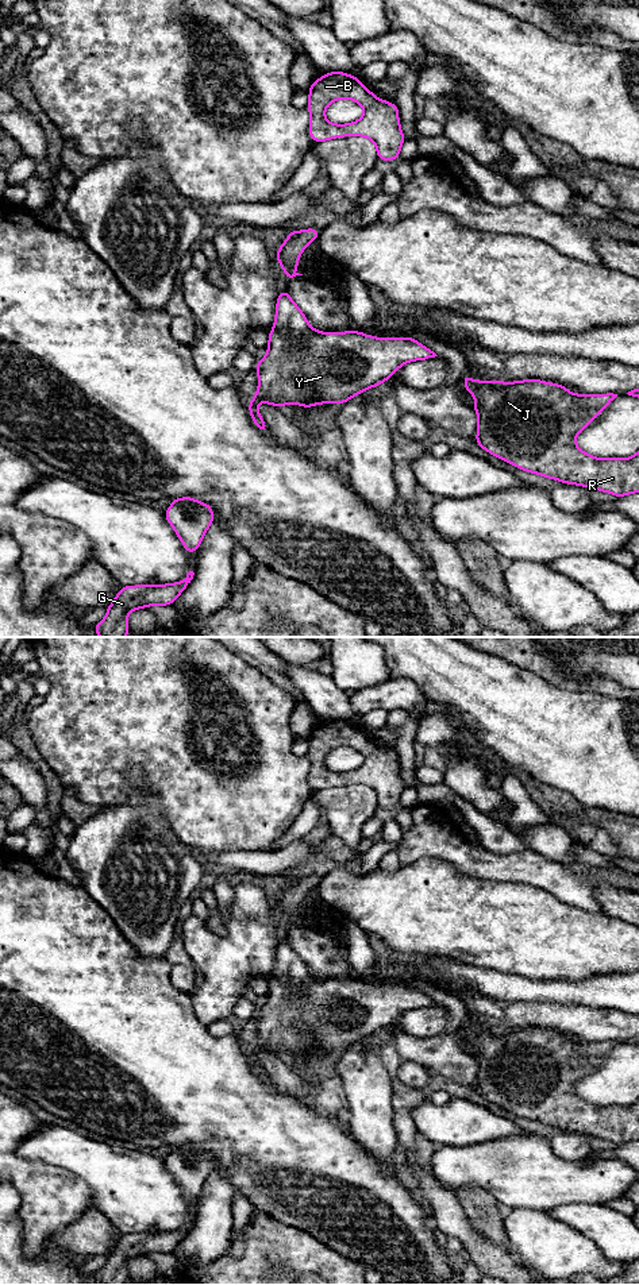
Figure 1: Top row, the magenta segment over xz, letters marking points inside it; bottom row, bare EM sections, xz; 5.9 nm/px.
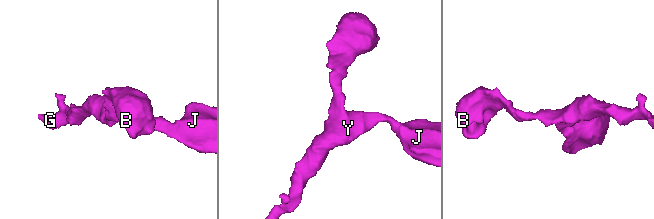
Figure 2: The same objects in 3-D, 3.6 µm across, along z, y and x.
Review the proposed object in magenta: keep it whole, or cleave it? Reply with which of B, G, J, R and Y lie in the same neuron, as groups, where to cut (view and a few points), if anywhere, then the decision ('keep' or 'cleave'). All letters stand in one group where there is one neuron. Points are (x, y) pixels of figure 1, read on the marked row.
B G J R Y | no cut | keep

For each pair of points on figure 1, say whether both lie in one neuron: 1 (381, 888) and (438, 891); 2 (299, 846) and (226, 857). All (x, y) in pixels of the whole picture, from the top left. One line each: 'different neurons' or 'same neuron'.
1: same neuron
2: same neuron

